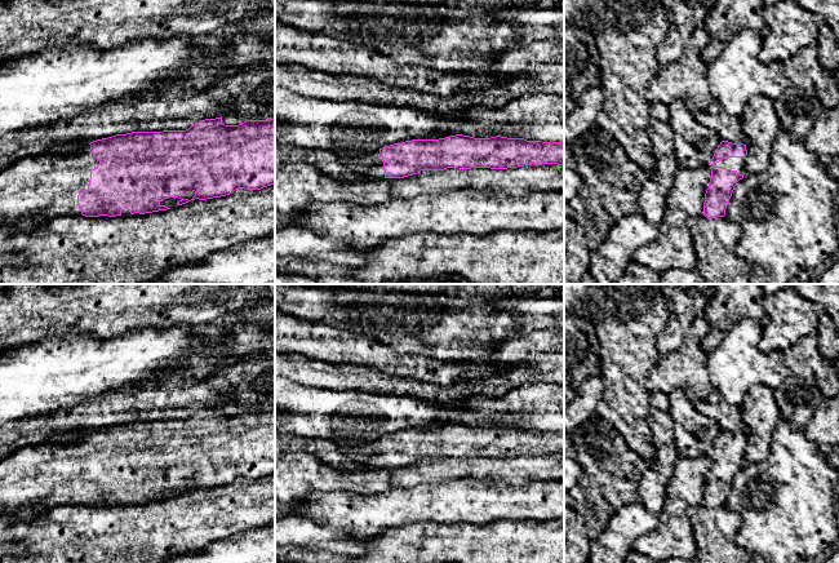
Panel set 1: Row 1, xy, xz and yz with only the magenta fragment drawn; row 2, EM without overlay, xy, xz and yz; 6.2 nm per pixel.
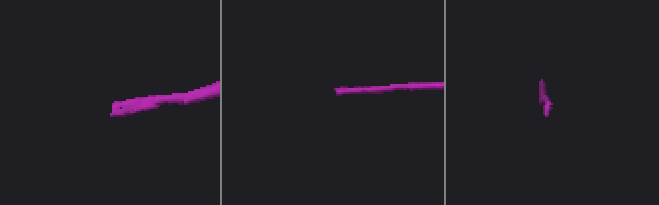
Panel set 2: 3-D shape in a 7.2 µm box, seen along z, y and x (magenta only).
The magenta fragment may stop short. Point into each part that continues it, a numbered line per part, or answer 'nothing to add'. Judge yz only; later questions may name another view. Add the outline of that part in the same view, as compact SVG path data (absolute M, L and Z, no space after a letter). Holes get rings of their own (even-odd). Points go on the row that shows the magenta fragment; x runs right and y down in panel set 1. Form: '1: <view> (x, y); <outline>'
1: yz (737, 164); M729 158L729 159L723 159L716 164L709 165L709 167L723 167L731 170L737 170L740 174L746 174L745 170L745 158Z

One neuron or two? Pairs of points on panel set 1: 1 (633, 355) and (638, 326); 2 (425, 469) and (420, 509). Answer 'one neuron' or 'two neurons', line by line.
1: one neuron
2: two neurons

